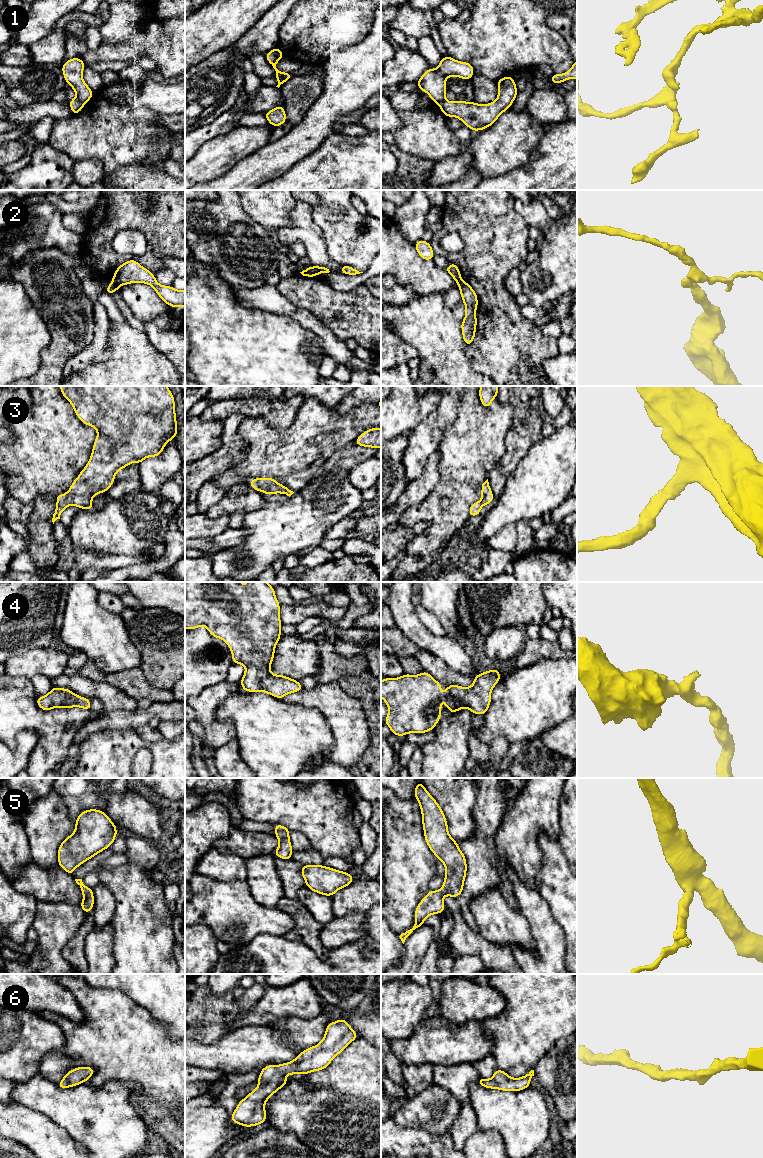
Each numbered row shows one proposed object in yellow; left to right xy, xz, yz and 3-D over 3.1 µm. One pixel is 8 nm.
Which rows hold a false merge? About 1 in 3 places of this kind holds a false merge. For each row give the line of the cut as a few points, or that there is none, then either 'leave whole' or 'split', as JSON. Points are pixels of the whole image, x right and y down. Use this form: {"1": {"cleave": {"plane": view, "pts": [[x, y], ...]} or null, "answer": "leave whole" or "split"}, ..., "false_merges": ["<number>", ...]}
{"1": {"cleave": {"plane": "xz", "pts": [[272, 50], [280, 58]]}, "answer": "split"}, "2": {"cleave": {"plane": "xz", "pts": [[310, 267], [317, 274]]}, "answer": "split"}, "3": {"cleave": null, "answer": "leave whole"}, "4": {"cleave": null, "answer": "leave whole"}, "5": {"cleave": null, "answer": "leave whole"}, "6": {"cleave": null, "answer": "leave whole"}, "false_merges": ["1", "2"]}

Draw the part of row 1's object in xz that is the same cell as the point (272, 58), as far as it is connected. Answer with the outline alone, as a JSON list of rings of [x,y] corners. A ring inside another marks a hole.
[[[273,51],[267,52],[265,54],[265,57],[276,71],[276,76],[275,77],[278,81],[278,85],[276,87],[279,88],[281,84],[283,84],[284,82],[286,82],[287,80],[291,79],[293,77],[292,73],[281,72],[276,68],[276,63],[281,58],[279,56],[277,56]]]

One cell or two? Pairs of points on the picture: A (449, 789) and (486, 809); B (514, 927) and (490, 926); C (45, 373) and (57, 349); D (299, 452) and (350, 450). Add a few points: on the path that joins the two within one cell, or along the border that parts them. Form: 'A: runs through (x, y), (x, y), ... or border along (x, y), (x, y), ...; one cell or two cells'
A: border along (475, 788), (474, 827); two cells
B: runs through (508, 927), (496, 926); one cell
C: runs through (51, 367), (55, 355); one cell
D: border along (353, 441), (337, 449), (320, 468); two cells

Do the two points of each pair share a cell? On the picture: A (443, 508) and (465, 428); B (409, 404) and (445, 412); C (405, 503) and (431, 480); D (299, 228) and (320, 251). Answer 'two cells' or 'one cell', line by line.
A: one cell
B: two cells
C: one cell
D: one cell

